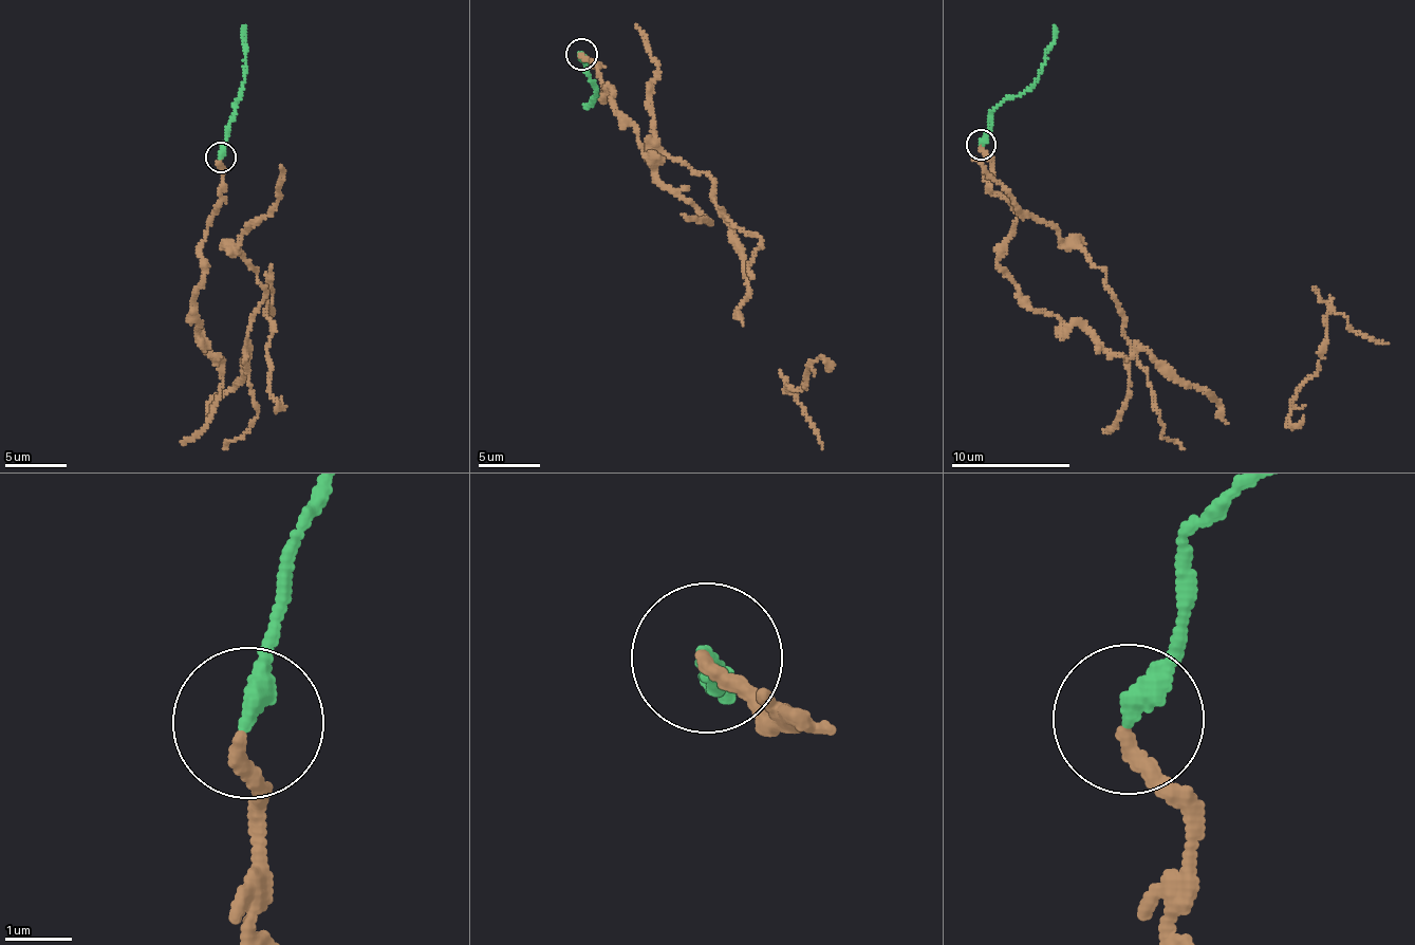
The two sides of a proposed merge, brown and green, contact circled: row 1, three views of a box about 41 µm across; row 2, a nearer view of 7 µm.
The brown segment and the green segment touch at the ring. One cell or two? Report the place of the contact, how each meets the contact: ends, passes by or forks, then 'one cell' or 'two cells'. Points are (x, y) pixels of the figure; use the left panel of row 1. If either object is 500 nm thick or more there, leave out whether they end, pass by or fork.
place (221, 158); brown ends; green ends; two cells

